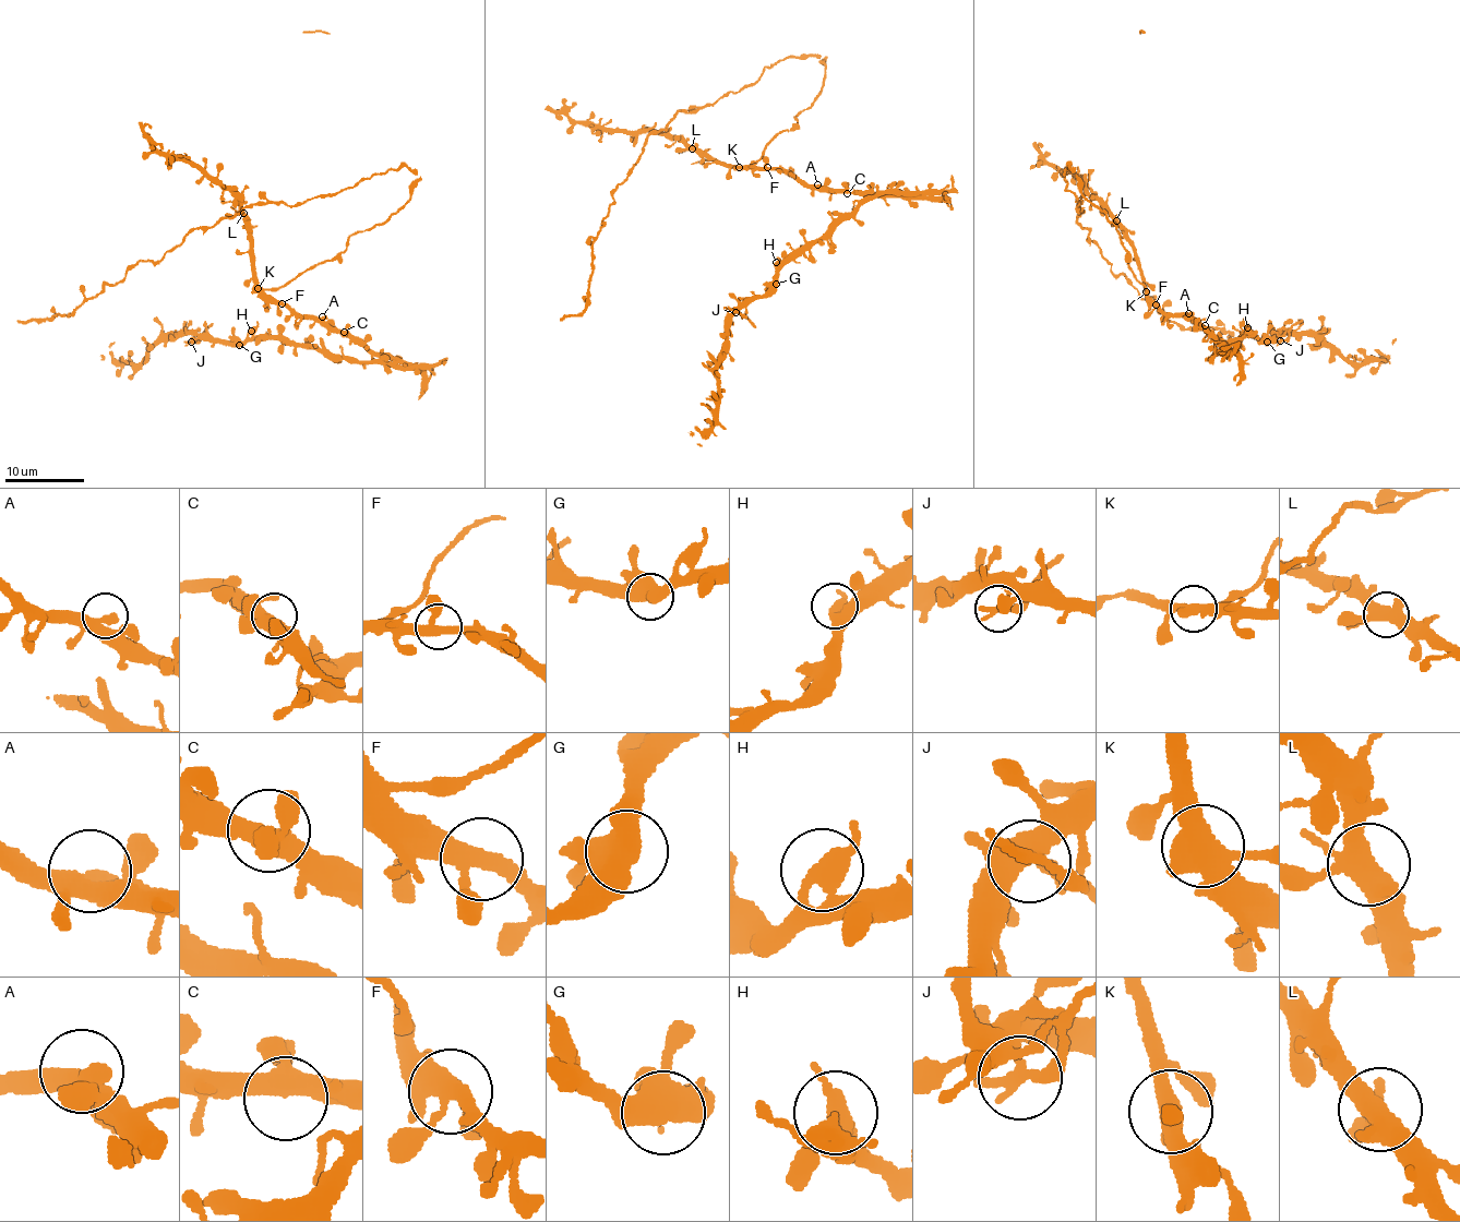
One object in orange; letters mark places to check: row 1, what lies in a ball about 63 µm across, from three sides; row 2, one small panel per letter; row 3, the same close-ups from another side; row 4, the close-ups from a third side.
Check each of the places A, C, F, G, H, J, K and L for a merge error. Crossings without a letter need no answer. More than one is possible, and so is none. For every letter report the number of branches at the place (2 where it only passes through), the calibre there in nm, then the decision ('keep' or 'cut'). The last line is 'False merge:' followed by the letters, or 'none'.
A: 3 | 360 nm | keep
C: 3 | 400 nm | keep
F: 3 | 340 nm | keep
G: 3 | 480 nm | keep
H: 2 | 400 nm | keep
J: 3 | 200 nm | cut
K: 3 | 440 nm | cut
L: 4 | 440 nm | keep
False merge: J, K

